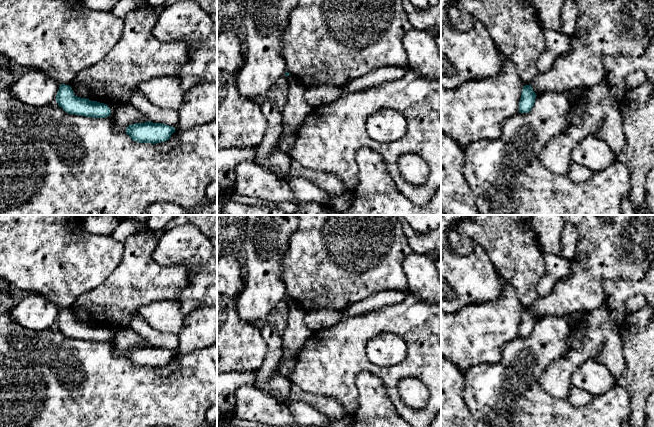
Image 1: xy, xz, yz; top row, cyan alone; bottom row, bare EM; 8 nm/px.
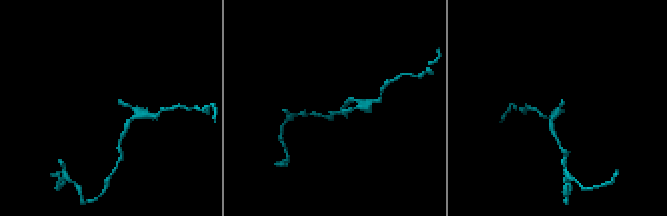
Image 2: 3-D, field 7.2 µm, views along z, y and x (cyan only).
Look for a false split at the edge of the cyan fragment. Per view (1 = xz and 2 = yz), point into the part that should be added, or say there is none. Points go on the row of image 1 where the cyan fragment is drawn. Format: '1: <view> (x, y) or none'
1: none
2: none

